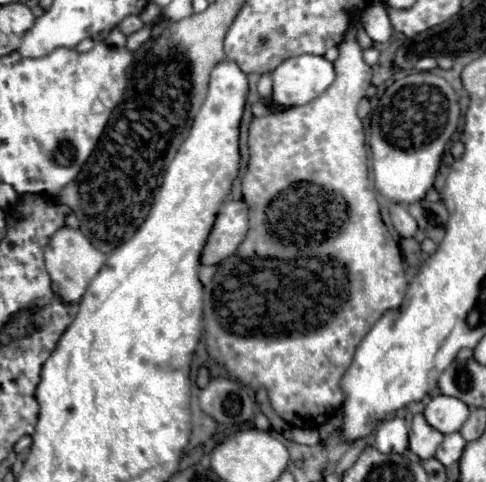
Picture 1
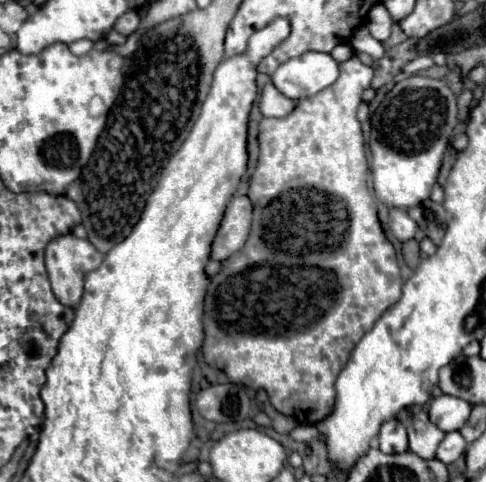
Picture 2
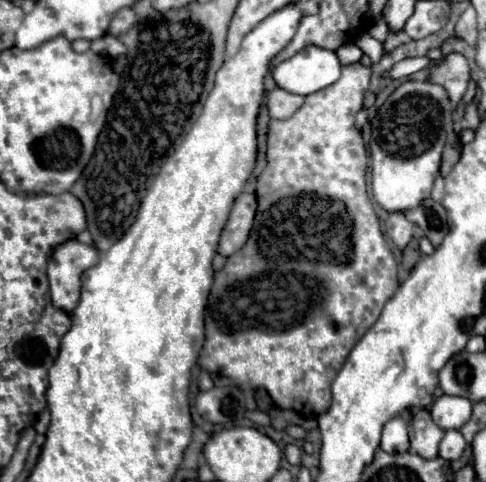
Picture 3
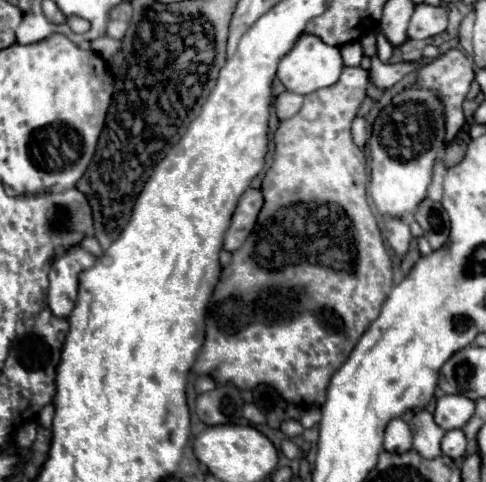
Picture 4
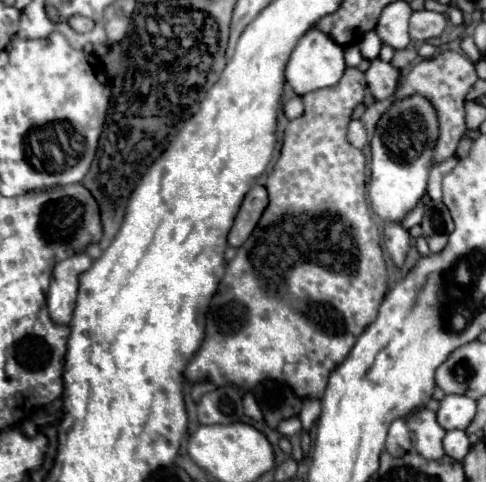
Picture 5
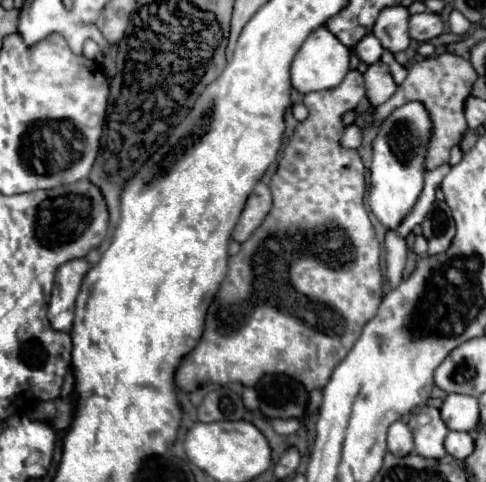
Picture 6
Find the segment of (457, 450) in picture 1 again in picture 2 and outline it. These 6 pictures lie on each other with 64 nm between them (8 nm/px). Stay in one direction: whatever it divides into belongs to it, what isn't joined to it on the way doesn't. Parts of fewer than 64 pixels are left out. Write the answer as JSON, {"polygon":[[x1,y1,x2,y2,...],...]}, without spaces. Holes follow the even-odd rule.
{"polygon":[[448,432,446,438,440,442,440,448,436,452,436,458,442,460,444,464,456,462,466,450,466,440,462,438,460,432]]}

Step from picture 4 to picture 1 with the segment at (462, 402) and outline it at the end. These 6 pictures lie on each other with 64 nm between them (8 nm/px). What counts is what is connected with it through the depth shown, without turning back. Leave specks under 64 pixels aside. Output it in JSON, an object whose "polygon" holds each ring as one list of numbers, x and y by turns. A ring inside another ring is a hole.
{"polygon":[[434,396,424,408,426,422,442,434,452,434,462,428,468,418,468,406,452,396]]}

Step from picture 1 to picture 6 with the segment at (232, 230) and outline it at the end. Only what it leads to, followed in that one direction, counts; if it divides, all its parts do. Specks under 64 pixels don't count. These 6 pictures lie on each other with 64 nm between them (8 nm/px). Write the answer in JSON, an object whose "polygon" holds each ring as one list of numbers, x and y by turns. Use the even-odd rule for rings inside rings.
{"polygon":[[258,182,240,214,240,220,232,232,232,240,236,242,244,242,248,240,248,234,252,234,264,220,264,216,268,214,272,206,272,196,270,196,270,188,262,182]]}

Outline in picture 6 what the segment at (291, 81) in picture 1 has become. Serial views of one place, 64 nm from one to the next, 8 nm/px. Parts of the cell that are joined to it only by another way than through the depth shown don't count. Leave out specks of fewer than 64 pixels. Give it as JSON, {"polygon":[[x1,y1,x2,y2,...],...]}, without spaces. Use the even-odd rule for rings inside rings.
{"polygon":[[324,26,316,28,300,46,300,50,296,52,294,60,292,60,292,68,290,68,290,80,292,80,292,88,296,88,302,94,314,92,314,90,326,90,326,88,334,88,342,82,342,78,346,76,346,72,350,70,348,66,348,52,350,48,344,48,344,44,340,44,340,40,336,40,336,36,326,30]]}

